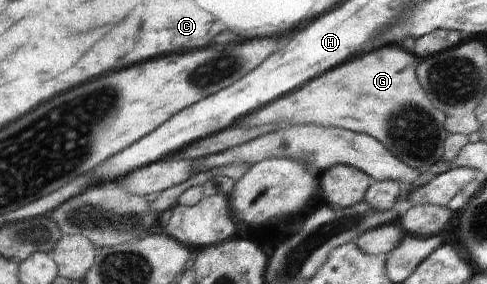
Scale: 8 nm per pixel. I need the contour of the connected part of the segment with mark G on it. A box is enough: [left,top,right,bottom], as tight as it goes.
[240,45,451,171]

